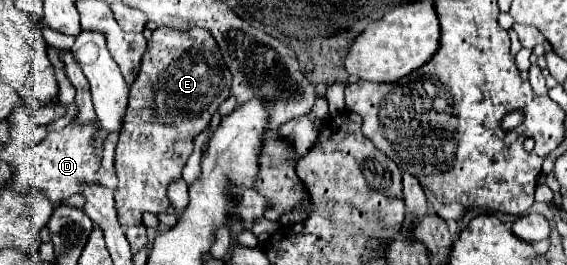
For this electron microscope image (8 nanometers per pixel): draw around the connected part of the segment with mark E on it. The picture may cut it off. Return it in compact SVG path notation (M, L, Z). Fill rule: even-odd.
M159 27L153 31L149 39L149 47L141 61L141 71L131 85L129 95L129 109L125 113L121 137L115 151L115 171L119 177L119 185L115 191L115 207L119 215L119 223L123 227L139 225L141 213L161 213L167 211L167 183L181 177L181 171L193 151L193 137L199 135L205 125L211 121L213 113L219 105L231 95L233 75L229 73L227 65L223 63L219 45L213 41L209 29L191 29L191 31L177 31Z

